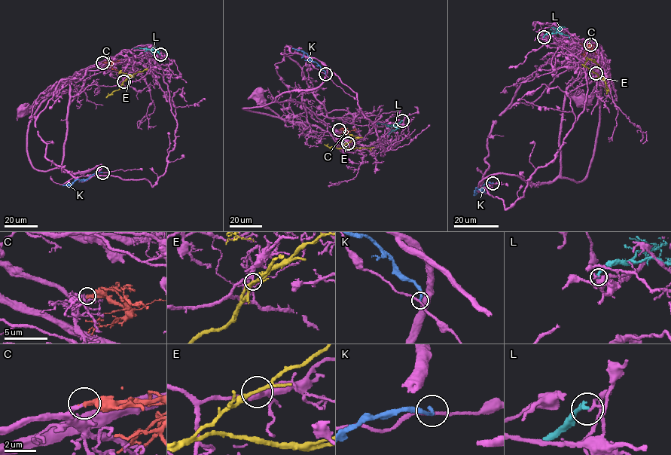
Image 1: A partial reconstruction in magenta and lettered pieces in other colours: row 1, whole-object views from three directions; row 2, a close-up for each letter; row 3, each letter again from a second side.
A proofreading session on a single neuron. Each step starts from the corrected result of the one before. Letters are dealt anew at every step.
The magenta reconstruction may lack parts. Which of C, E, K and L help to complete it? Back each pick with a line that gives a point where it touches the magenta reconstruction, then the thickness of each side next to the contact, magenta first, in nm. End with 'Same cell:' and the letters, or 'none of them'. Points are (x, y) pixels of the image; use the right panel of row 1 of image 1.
C: Touches magenta at (590, 44). Thickness 300 nm (magenta) against 340 nm
Same cell: C

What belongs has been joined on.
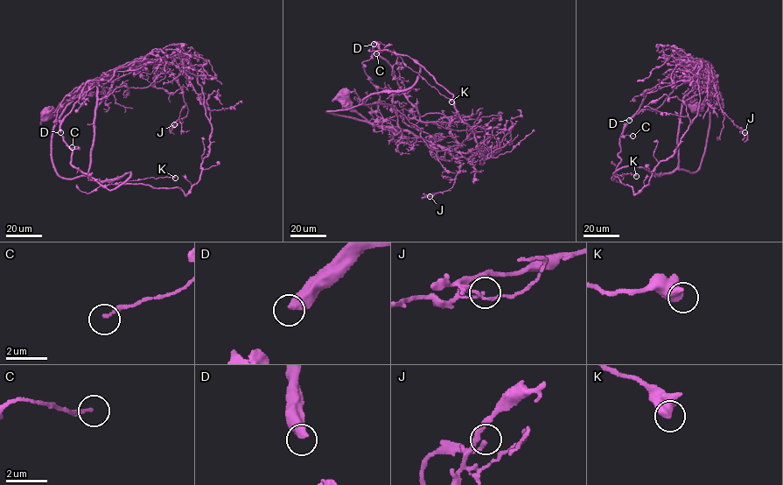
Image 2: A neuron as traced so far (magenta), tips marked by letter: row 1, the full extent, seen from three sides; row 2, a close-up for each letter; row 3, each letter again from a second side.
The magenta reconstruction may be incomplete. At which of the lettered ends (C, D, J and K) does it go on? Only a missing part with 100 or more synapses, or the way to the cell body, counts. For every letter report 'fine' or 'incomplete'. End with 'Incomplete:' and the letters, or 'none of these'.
C: fine
D: fine
J: fine
K: fine
Incomplete: none of these

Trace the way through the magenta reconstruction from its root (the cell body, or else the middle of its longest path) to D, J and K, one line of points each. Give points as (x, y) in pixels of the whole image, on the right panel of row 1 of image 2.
D: (692, 106), (699, 108), (710, 87), (682, 83), (656, 108), (642, 109), (629, 120)
J: (692, 106), (699, 108), (711, 90), (706, 78), (711, 65), (720, 108), (744, 132)
K: (692, 106), (710, 87), (695, 82), (684, 97), (678, 166), (657, 175), (626, 165), (611, 178), (636, 176)

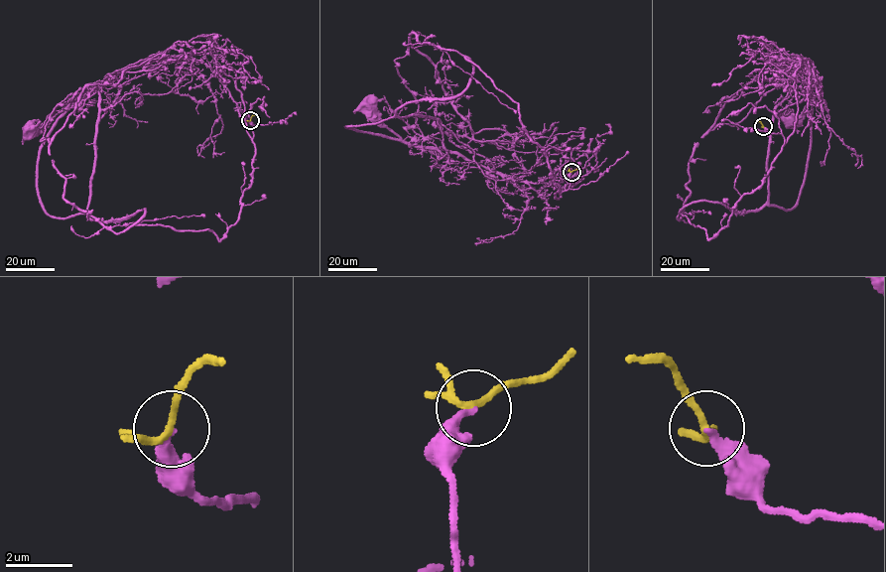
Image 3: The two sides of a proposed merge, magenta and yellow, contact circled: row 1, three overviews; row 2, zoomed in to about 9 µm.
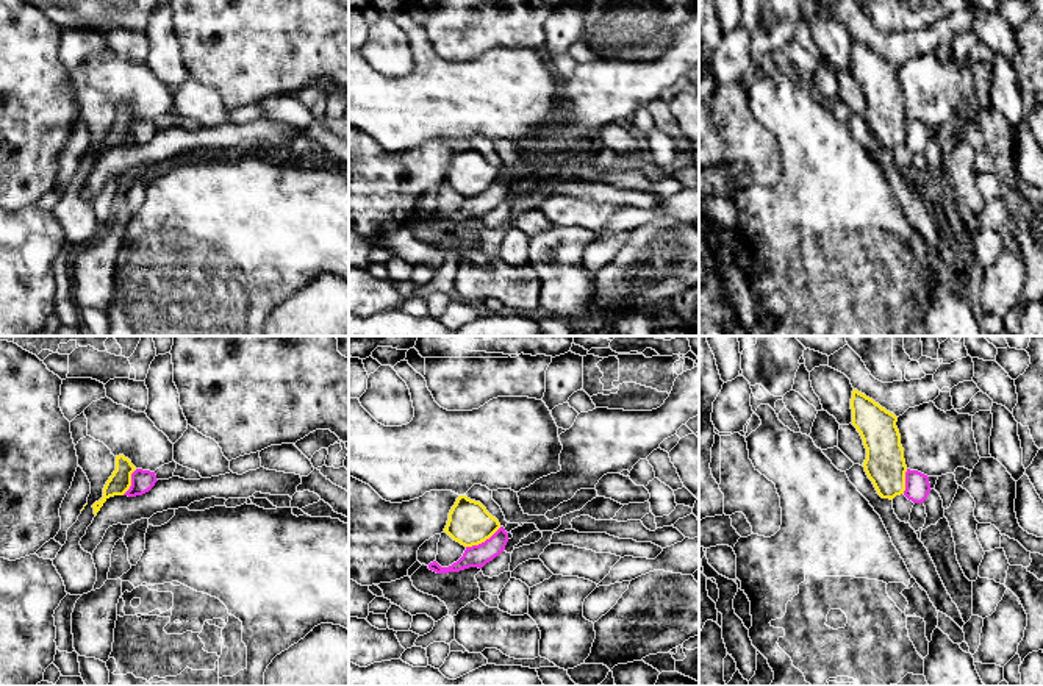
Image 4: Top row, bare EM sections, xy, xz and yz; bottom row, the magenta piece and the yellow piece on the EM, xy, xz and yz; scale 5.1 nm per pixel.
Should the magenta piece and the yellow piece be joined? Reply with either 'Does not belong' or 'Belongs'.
Does not belong

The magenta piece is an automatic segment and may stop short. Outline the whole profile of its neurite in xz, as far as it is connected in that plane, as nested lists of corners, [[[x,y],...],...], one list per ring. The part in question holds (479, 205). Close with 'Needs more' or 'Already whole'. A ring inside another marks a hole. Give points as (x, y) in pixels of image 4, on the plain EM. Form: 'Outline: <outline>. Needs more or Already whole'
Outline: [[[500,177],[489,189],[478,195],[466,197],[463,206],[449,217],[441,217],[436,211],[428,219],[436,223],[460,222],[469,217],[482,219],[486,213],[499,206],[508,192],[508,183]]]. Already whole

